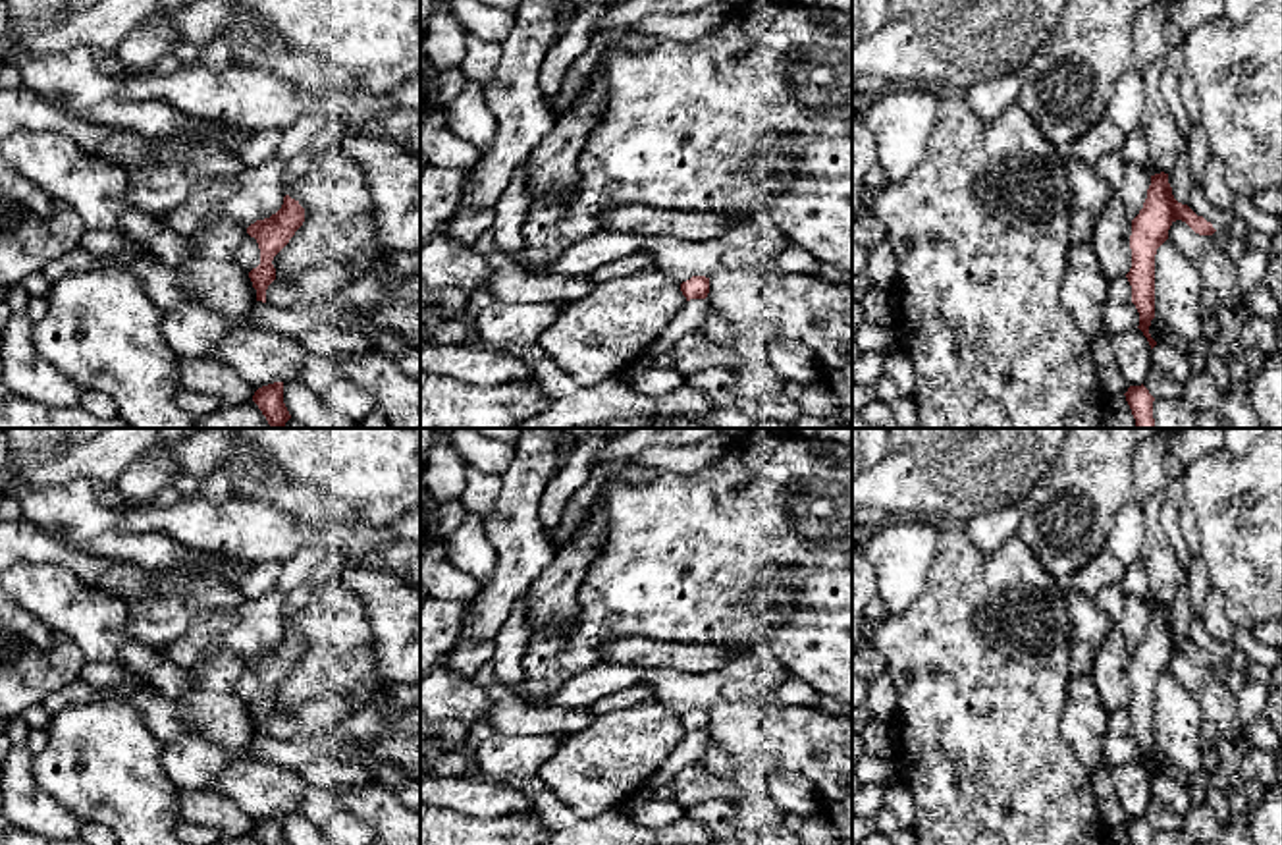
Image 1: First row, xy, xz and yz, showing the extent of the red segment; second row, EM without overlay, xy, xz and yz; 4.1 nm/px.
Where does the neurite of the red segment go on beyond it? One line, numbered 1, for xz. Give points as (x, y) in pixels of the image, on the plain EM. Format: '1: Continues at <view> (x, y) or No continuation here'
1: No continuation here

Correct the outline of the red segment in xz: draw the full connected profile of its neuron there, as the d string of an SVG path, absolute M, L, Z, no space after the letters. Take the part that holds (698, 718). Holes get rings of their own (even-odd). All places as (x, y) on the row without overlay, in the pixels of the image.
M692 708L690 712L681 716L681 723L686 729L686 733L690 733L690 731L706 731L708 725L709 725L709 710Z

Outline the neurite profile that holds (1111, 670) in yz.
M1114 627L1099 648L1091 669L1097 695L1108 712L1122 710L1132 700L1130 668L1132 652L1122 631Z

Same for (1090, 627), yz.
M1072 586L1064 588L1064 602L1070 619L1070 675L1091 673L1095 656L1116 623L1089 596Z

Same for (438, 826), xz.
M420 803L420 845L540 845L544 830L534 814L476 818Z

